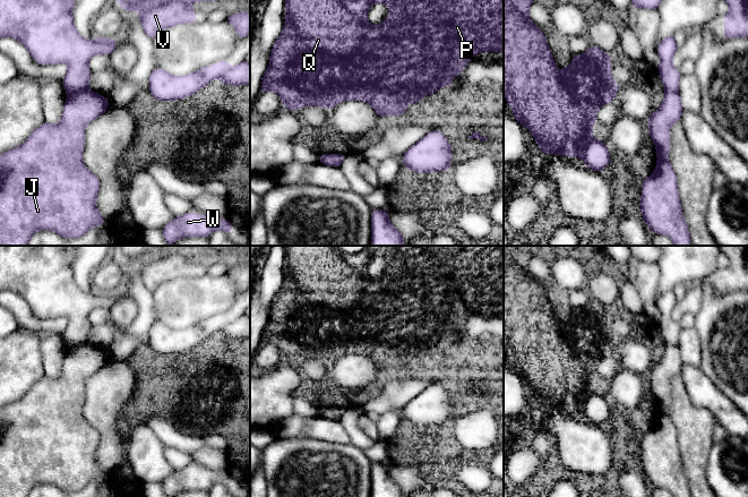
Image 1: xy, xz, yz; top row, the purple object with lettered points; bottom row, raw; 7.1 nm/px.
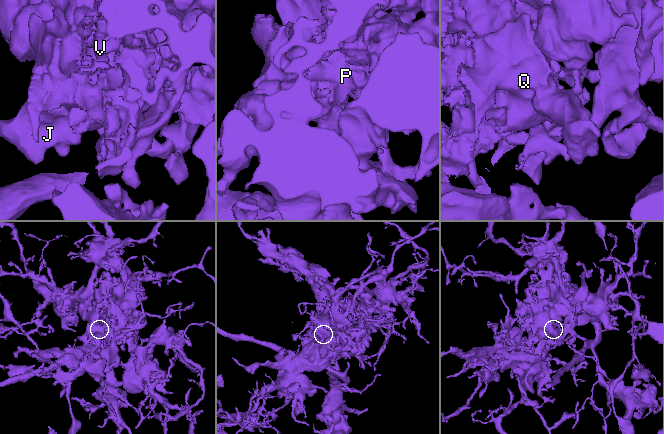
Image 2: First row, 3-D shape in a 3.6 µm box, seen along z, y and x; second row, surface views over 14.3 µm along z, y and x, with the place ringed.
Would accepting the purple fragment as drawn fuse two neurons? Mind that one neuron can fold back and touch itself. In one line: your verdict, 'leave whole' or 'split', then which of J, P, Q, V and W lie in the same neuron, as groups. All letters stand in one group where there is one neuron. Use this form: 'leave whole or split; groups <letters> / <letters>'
split; groups J / P Q V W

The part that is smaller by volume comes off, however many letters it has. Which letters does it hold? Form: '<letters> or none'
J

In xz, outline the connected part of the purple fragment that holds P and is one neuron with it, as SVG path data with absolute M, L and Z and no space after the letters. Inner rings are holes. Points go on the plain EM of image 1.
M283 246L285 249L285 263L286 263L286 271L284 281L282 284L282 288L276 293L276 295L273 299L270 310L269 310L269 318L268 322L263 331L263 336L260 340L260 345L266 344L273 344L280 349L280 351L283 354L284 362L296 365L299 361L304 361L308 359L317 359L321 361L326 361L332 363L337 358L339 358L343 354L349 353L356 353L356 354L366 354L368 355L376 367L380 370L385 369L403 369L407 365L407 358L409 357L420 357L420 354L427 350L436 346L441 340L450 340L452 333L454 331L457 331L462 324L466 320L466 318L471 315L472 308L478 308L480 306L504 306L504 246L368 246L364 250L358 252L358 254L345 254L341 251L337 246ZM375 256L381 256L386 258L390 266L387 269L387 272L379 279L379 280L372 280L367 272L368 263L375 257Z

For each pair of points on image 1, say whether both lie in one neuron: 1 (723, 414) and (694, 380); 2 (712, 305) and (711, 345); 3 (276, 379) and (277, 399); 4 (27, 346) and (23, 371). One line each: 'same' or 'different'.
1: same
2: same
3: same
4: same

